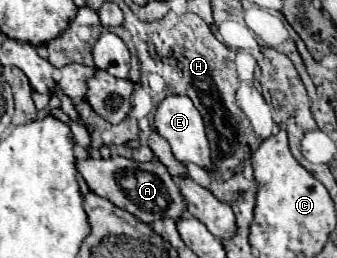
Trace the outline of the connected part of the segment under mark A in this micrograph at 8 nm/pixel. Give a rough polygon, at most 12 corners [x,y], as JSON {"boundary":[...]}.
{"boundary":[[76,161],[96,195],[146,225],[184,217],[162,163]]}

